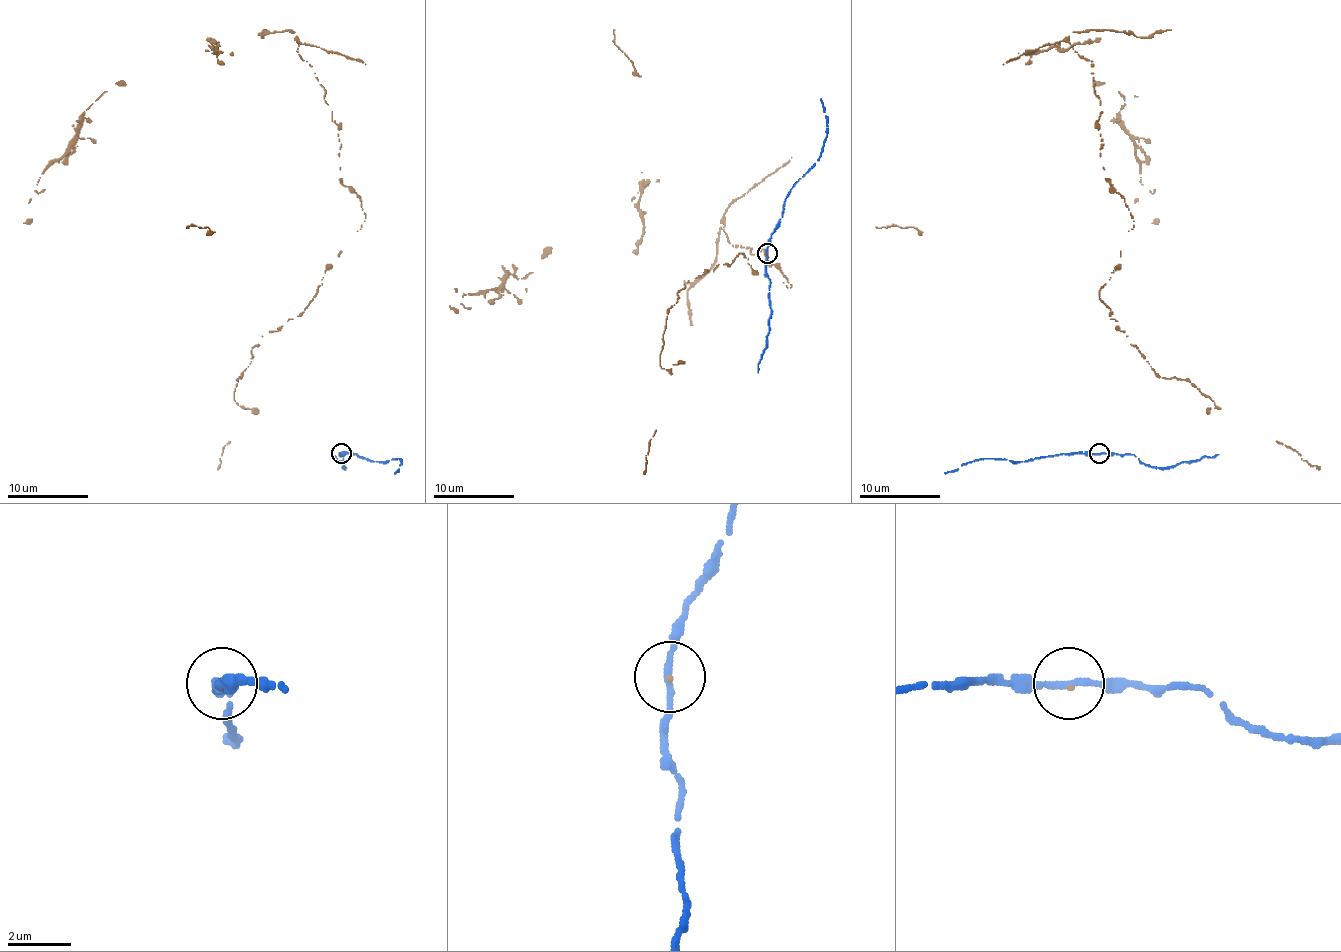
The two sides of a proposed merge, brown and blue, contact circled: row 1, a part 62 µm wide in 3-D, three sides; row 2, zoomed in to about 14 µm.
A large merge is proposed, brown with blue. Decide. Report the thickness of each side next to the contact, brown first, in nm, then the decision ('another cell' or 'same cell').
70 nm thick on the brown side, 200 nm on the other; same cell

